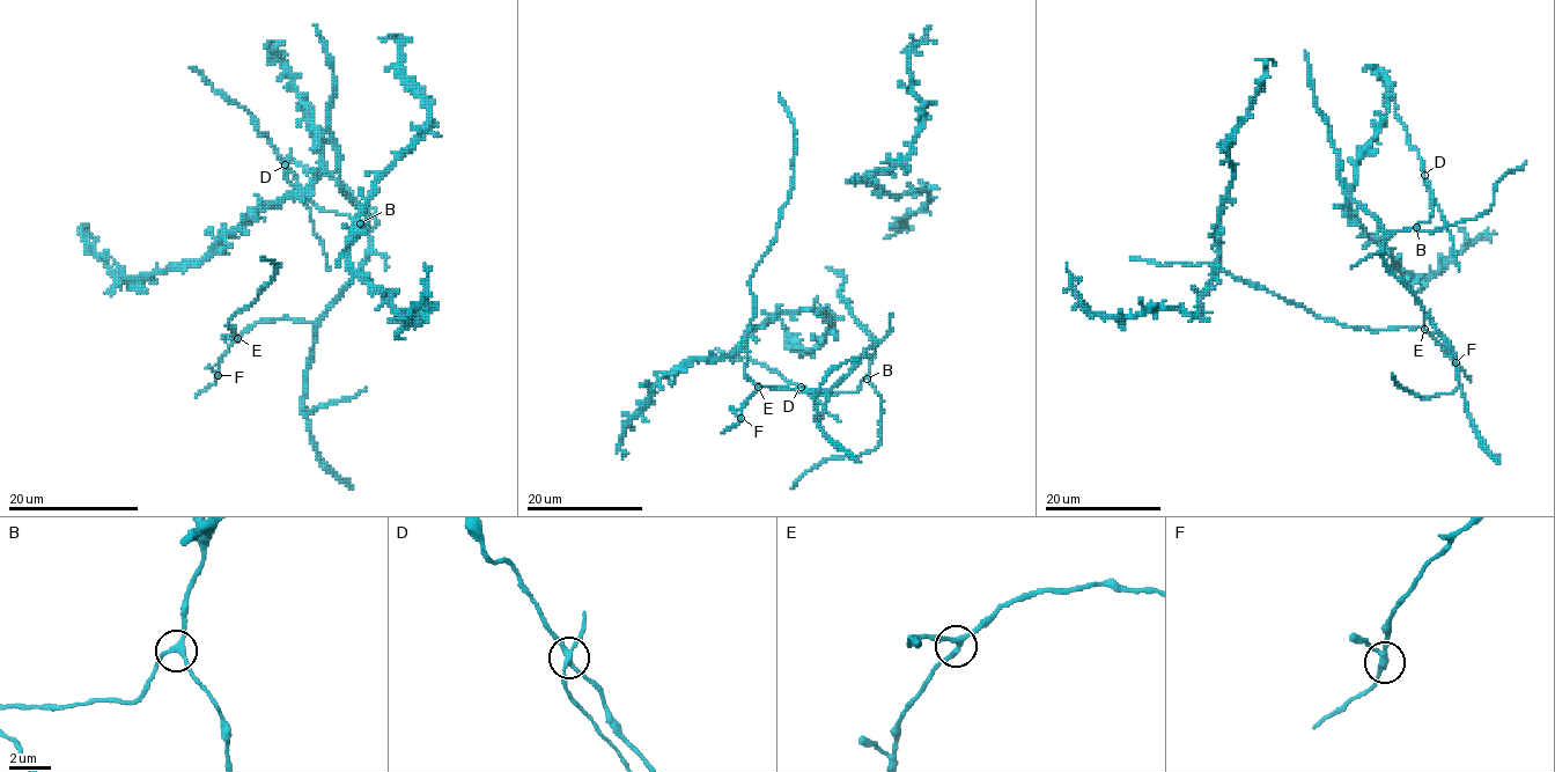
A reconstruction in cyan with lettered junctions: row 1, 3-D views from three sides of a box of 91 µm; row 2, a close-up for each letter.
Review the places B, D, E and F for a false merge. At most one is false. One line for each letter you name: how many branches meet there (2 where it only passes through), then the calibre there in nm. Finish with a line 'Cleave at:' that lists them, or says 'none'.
D: 4 branches meet; 200 nm thick
Cleave at: D

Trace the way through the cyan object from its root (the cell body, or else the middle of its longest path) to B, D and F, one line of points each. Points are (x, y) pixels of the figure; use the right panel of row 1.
B: (1427, 316), (1429, 311), (1428, 314), (1383, 256), (1383, 242), (1388, 236), (1416, 227)
D: (1427, 316), (1429, 311), (1428, 314), (1383, 256), (1383, 242), (1388, 236), (1430, 220), (1432, 192), (1424, 175)
F: (1427, 316), (1423, 328), (1456, 362)

